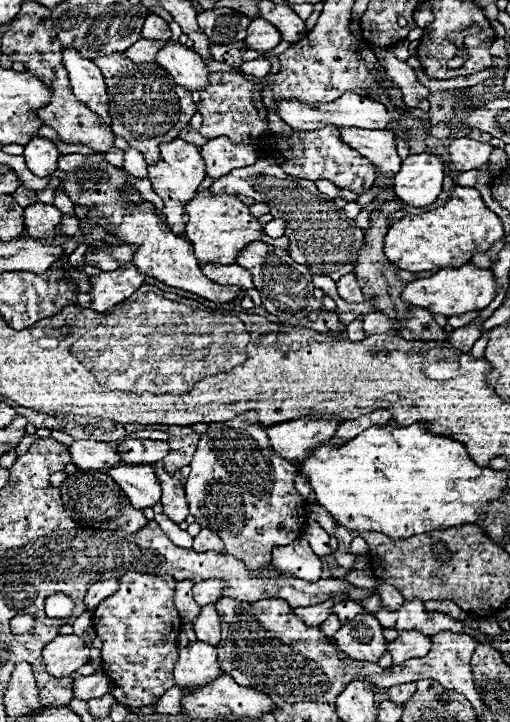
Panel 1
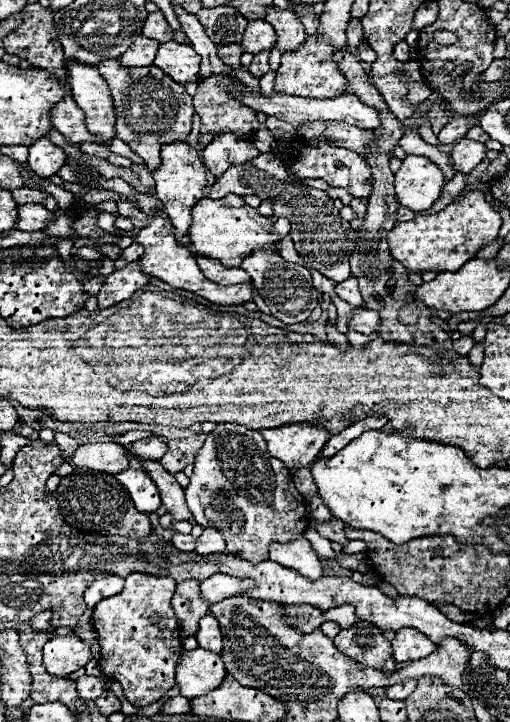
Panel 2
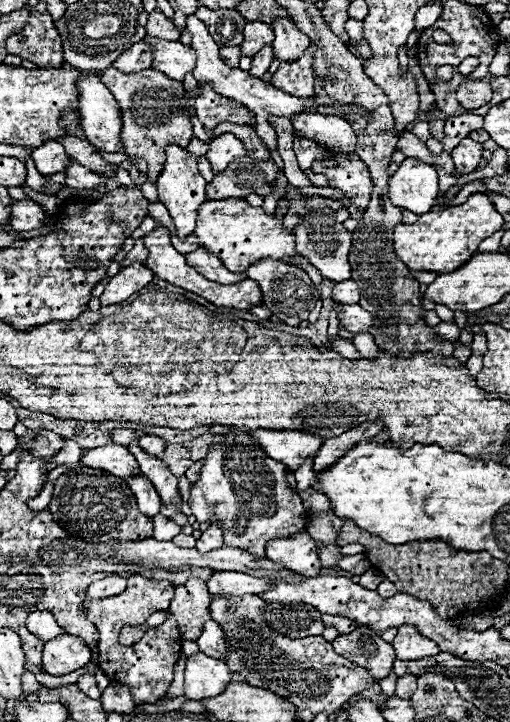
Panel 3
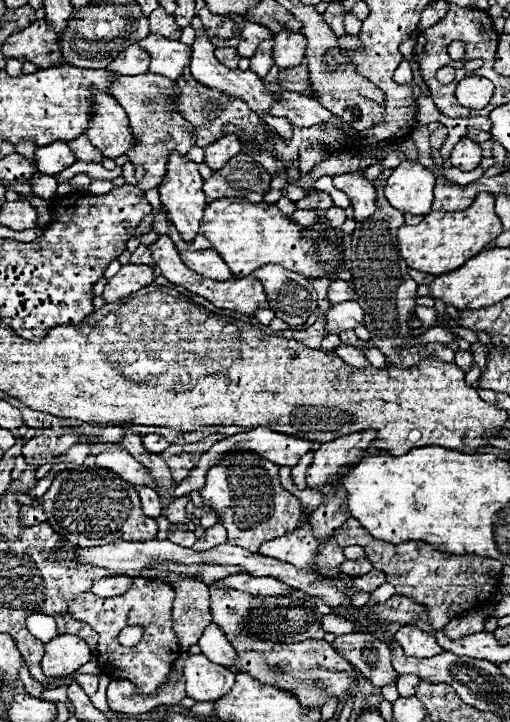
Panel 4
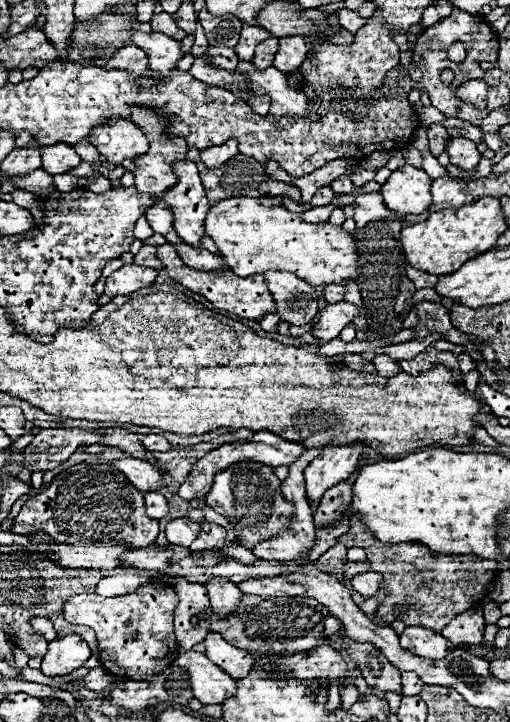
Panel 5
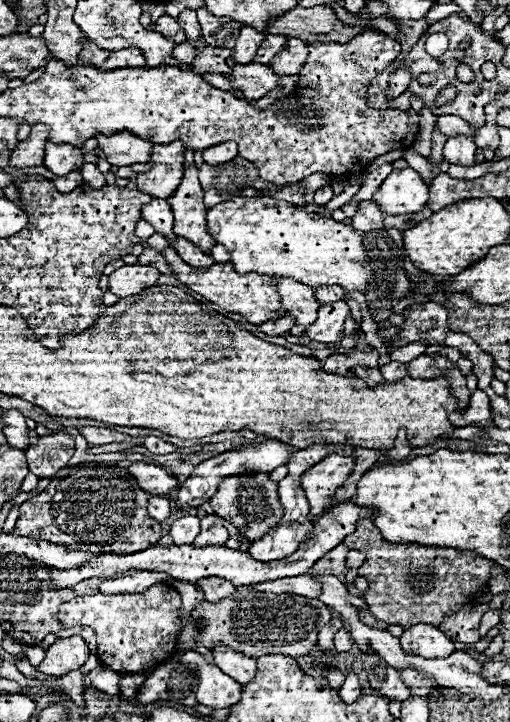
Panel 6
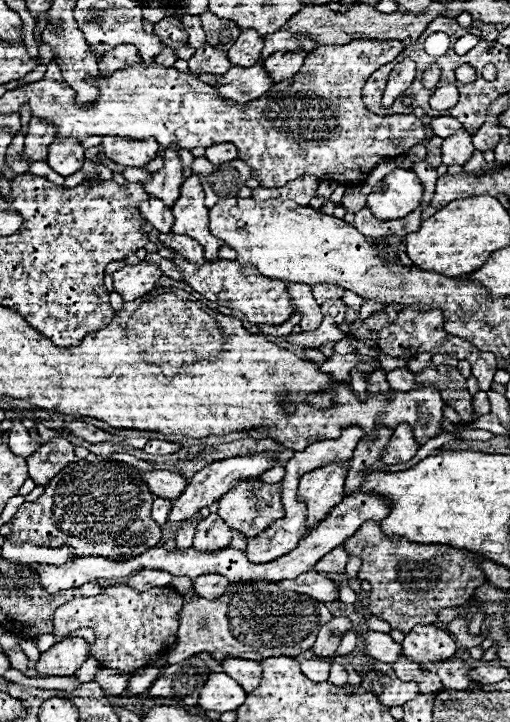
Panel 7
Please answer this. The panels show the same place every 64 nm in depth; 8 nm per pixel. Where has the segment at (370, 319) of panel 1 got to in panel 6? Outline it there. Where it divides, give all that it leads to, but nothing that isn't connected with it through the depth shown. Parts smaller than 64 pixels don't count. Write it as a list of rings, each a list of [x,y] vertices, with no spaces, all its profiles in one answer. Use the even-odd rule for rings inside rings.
[[[344,300],[332,302],[328,306],[320,306],[318,320],[312,326],[308,326],[302,336],[310,338],[310,340],[324,342],[324,344],[338,342],[340,336],[342,336],[344,320],[348,316],[350,316],[350,308],[348,308],[348,304]]]

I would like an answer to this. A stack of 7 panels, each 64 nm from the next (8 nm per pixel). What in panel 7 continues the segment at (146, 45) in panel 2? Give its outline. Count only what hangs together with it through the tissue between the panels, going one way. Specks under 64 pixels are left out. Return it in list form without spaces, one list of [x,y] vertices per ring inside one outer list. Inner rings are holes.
[[[120,44],[114,50],[106,52],[98,62],[100,62],[100,66],[98,66],[100,74],[108,76],[108,74],[114,74],[118,70],[126,70],[128,66],[142,64],[142,58],[140,58],[140,54],[138,54],[138,50],[134,46]]]

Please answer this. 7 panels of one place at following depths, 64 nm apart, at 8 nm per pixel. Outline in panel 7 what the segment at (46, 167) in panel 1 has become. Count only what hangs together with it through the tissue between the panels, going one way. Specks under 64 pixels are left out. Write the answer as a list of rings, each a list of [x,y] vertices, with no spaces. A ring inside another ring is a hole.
[[[58,138],[50,150],[48,160],[50,168],[60,176],[70,176],[82,168],[84,162],[84,148],[74,138]]]

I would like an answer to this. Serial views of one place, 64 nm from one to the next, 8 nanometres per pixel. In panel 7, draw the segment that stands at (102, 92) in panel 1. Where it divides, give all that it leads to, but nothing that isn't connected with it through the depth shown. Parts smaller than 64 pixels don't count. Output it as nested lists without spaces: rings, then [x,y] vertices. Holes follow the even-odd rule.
[[[104,136],[102,138],[104,154],[116,164],[122,166],[136,166],[142,168],[150,160],[156,158],[160,144],[150,138],[150,140],[126,140],[120,136]]]

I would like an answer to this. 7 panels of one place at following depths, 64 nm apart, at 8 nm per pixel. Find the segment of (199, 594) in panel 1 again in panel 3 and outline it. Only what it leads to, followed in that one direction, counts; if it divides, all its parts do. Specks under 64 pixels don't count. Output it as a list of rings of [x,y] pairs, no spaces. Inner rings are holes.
[[[216,572],[208,580],[210,594],[264,594],[272,590],[274,582],[268,578],[254,578],[240,572]]]

